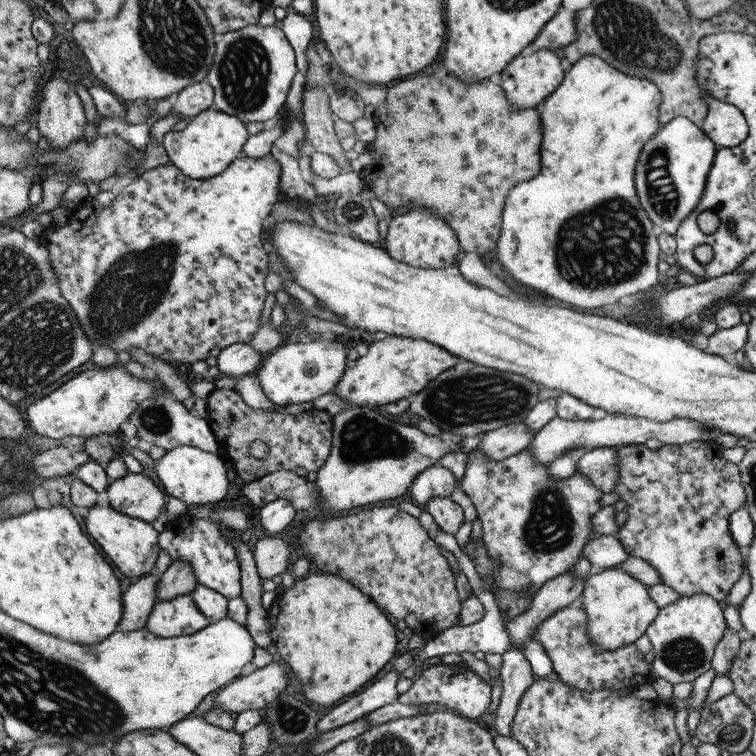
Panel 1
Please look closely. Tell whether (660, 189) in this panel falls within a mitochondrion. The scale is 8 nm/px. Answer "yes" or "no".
yes

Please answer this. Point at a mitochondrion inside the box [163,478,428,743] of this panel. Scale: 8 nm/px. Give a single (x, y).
(289, 719)

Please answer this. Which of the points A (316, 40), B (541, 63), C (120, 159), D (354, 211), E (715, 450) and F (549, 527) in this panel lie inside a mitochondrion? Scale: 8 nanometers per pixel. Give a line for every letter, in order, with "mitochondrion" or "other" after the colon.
A: other
B: other
C: mitochondrion
D: mitochondrion
E: other
F: mitochondrion

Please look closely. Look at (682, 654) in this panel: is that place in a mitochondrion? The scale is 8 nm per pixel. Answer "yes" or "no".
yes

